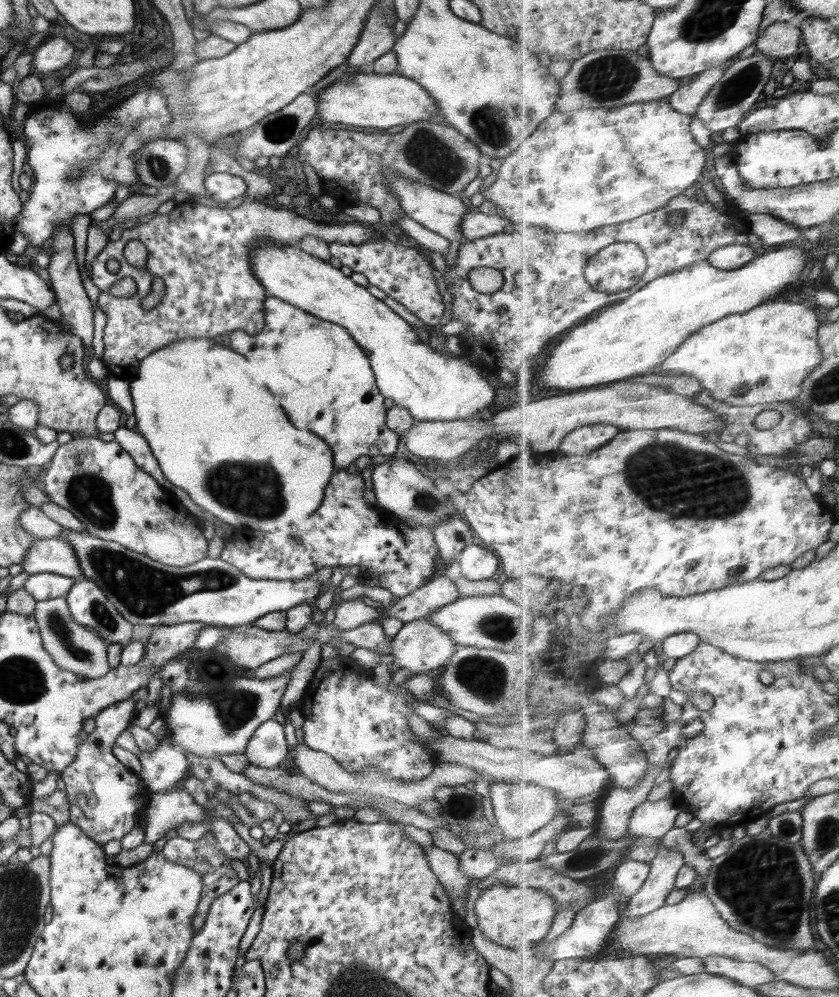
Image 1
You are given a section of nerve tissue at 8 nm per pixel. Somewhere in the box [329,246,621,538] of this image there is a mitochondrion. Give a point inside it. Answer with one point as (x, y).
(426, 503)

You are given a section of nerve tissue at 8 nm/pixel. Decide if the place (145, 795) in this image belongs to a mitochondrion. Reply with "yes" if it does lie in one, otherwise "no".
no

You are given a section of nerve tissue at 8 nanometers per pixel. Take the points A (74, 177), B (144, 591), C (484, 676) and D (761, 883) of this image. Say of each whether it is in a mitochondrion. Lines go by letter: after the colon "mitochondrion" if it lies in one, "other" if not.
A: mitochondrion
B: mitochondrion
C: mitochondrion
D: mitochondrion

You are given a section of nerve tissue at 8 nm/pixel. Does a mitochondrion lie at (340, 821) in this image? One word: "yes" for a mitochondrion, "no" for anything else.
no

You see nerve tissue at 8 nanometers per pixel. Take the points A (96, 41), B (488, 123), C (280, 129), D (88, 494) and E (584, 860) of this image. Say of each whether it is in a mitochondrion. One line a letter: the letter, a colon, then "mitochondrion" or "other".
A: other
B: mitochondrion
C: mitochondrion
D: mitochondrion
E: mitochondrion

